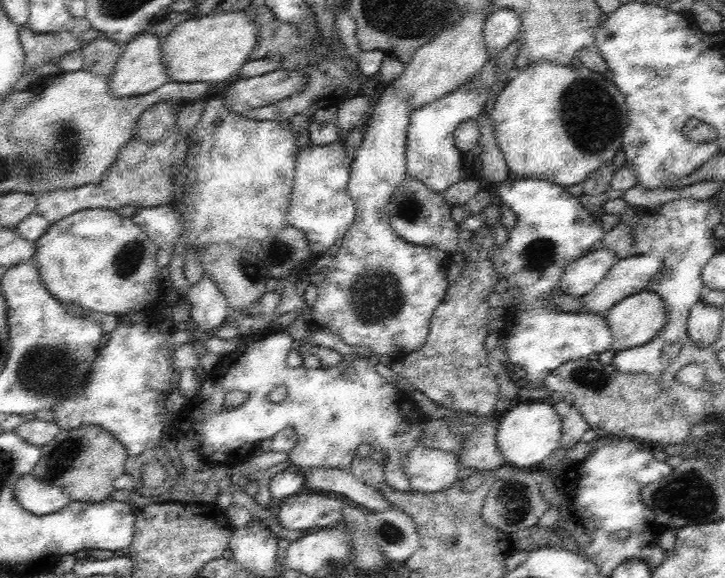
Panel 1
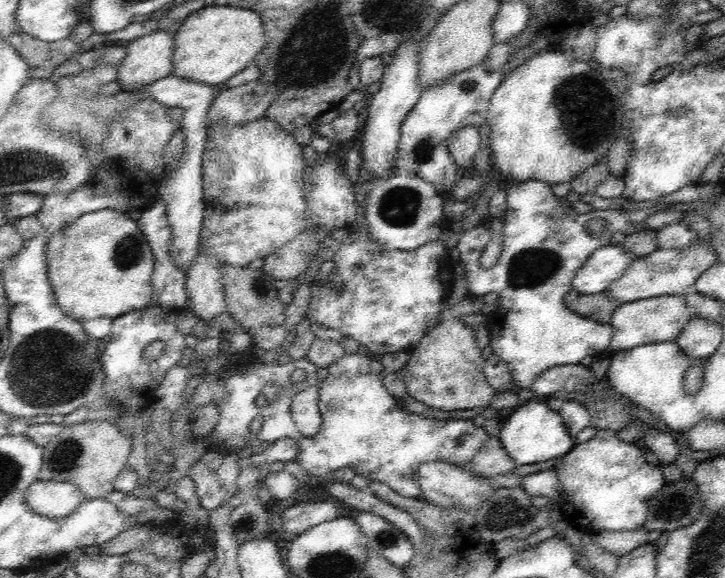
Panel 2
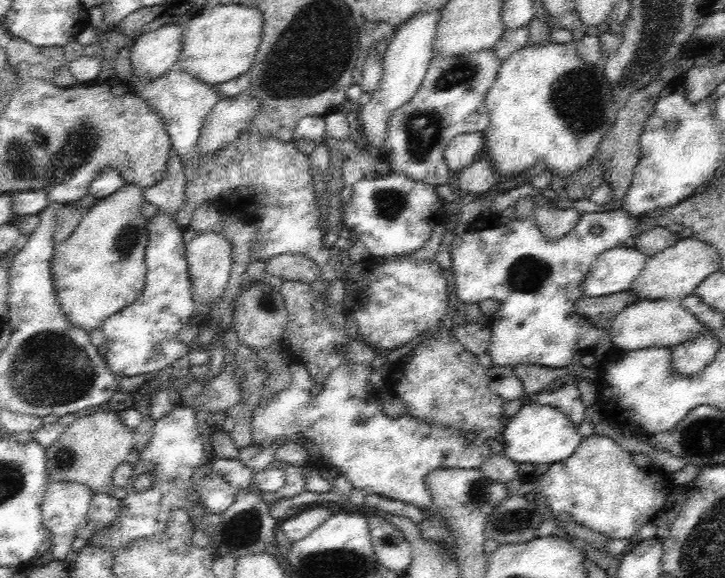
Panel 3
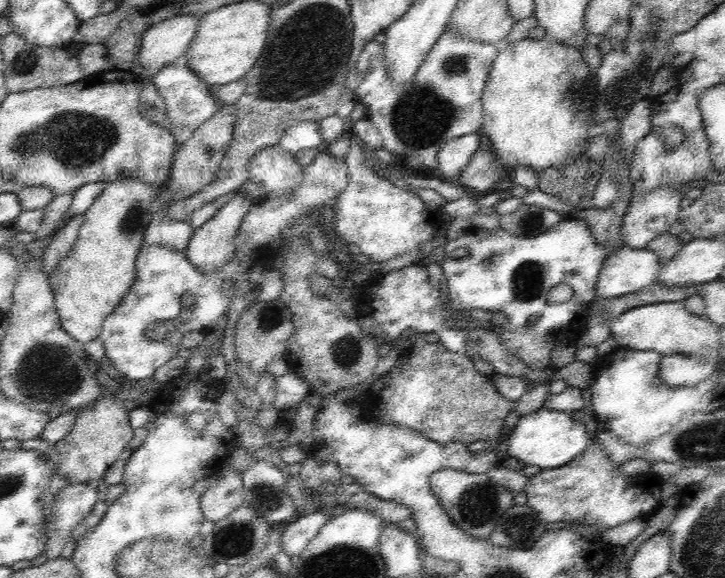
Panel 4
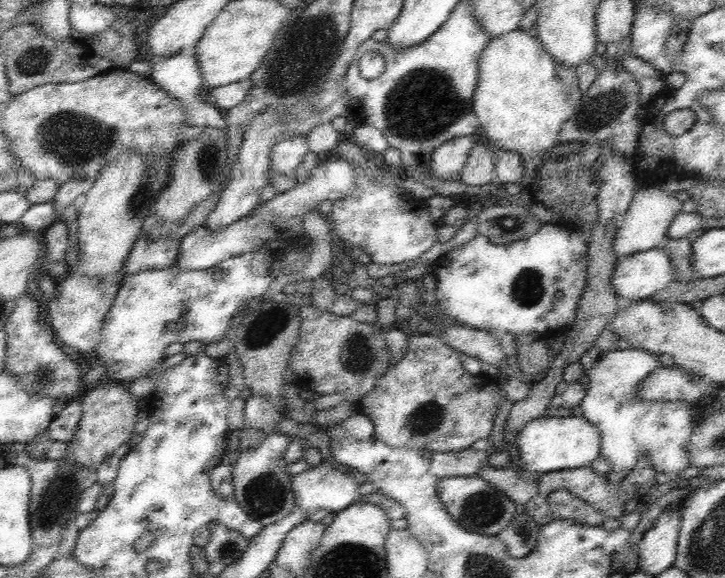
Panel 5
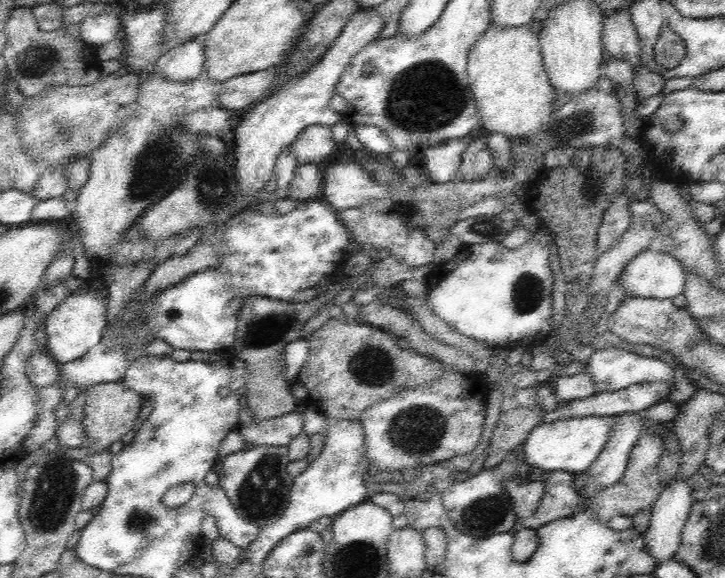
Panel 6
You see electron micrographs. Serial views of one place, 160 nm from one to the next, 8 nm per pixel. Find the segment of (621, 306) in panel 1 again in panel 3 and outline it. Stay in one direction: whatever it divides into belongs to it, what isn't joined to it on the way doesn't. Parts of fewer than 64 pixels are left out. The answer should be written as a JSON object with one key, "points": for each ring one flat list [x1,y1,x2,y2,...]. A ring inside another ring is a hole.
{"points":[[640,299,635,304,626,306,616,317,608,329,608,337,613,347,620,350,634,350,638,348,675,347,686,340,692,340,704,329,702,323,696,320,687,309,682,307,682,300]]}

